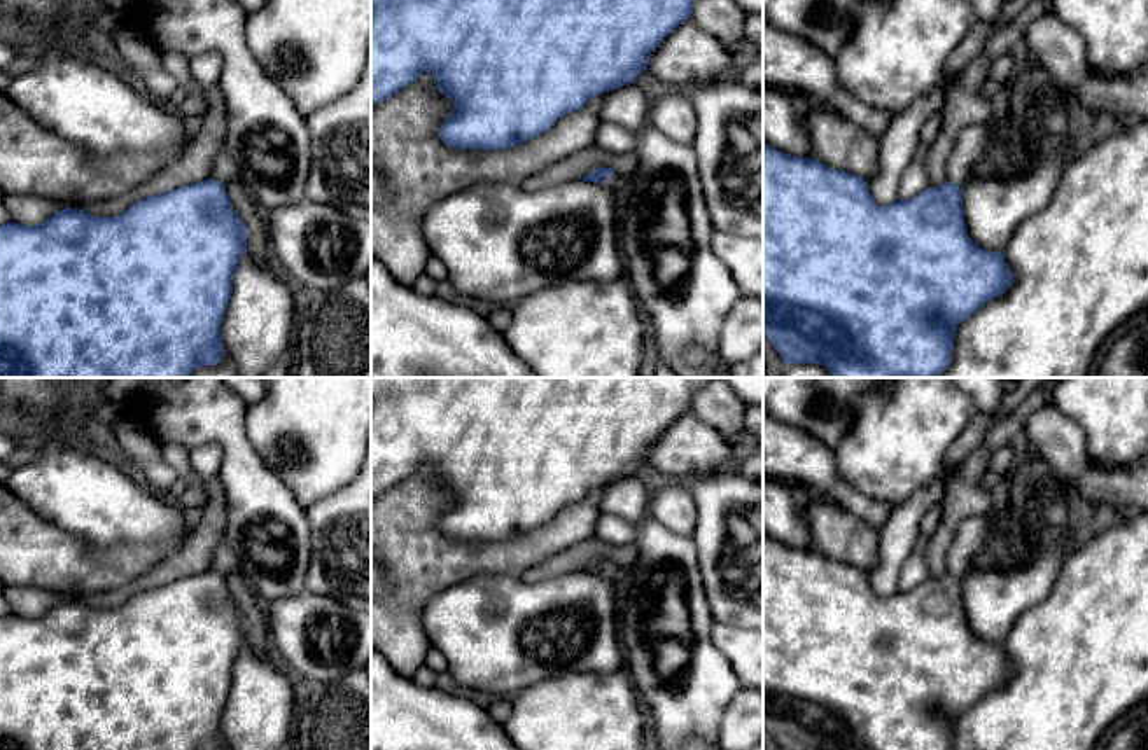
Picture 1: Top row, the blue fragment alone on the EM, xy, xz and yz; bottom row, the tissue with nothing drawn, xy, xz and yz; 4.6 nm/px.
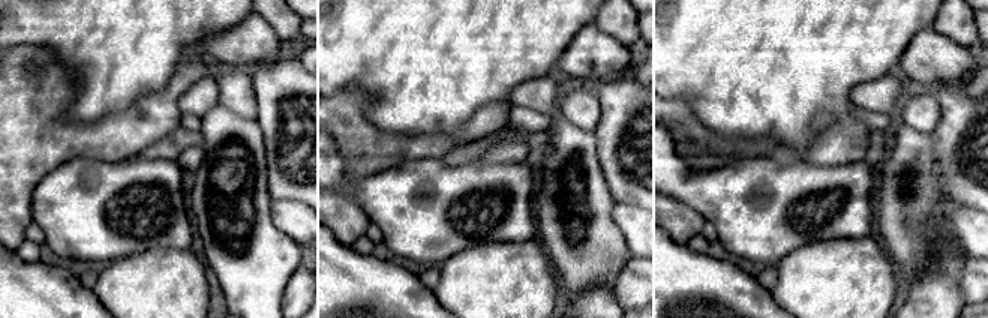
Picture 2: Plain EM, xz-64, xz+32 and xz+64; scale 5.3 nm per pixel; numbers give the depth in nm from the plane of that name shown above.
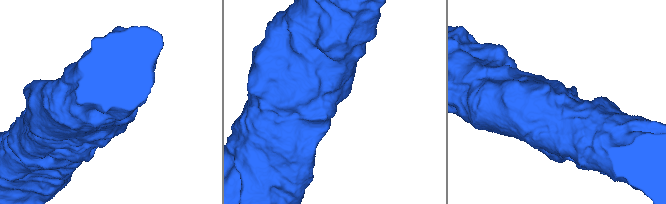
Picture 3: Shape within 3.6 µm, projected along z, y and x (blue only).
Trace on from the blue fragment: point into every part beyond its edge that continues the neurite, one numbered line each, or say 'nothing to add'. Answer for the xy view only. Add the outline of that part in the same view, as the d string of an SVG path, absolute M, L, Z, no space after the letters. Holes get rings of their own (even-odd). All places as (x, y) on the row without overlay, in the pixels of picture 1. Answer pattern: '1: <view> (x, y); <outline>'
1: xy (224, 562); M220 544L215 551L212 570L228 575L240 568L240 561L236 554L228 547L228 544Z

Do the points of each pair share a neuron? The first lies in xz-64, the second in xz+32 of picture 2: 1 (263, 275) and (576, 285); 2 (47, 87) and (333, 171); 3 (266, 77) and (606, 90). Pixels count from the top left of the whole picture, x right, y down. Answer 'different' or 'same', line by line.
1: same
2: different
3: same

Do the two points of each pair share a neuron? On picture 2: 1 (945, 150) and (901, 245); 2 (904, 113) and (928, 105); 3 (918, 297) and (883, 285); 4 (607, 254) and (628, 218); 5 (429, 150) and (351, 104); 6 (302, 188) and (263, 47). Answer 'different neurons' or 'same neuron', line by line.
1: different neurons
2: same neuron
3: different neurons
4: different neurons
5: same neuron
6: different neurons

